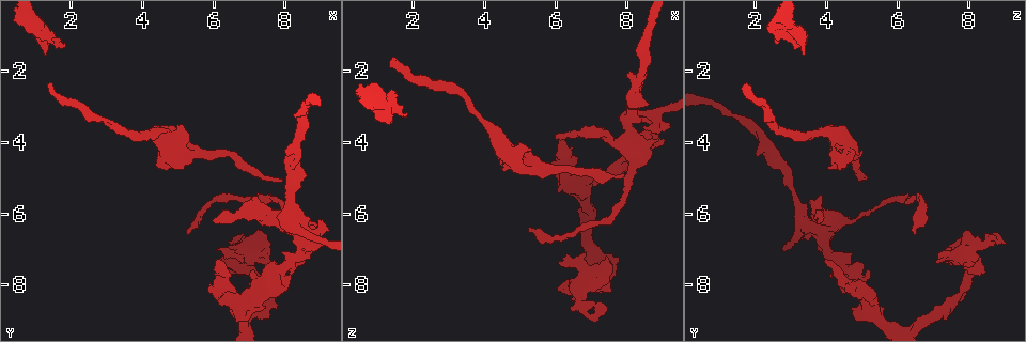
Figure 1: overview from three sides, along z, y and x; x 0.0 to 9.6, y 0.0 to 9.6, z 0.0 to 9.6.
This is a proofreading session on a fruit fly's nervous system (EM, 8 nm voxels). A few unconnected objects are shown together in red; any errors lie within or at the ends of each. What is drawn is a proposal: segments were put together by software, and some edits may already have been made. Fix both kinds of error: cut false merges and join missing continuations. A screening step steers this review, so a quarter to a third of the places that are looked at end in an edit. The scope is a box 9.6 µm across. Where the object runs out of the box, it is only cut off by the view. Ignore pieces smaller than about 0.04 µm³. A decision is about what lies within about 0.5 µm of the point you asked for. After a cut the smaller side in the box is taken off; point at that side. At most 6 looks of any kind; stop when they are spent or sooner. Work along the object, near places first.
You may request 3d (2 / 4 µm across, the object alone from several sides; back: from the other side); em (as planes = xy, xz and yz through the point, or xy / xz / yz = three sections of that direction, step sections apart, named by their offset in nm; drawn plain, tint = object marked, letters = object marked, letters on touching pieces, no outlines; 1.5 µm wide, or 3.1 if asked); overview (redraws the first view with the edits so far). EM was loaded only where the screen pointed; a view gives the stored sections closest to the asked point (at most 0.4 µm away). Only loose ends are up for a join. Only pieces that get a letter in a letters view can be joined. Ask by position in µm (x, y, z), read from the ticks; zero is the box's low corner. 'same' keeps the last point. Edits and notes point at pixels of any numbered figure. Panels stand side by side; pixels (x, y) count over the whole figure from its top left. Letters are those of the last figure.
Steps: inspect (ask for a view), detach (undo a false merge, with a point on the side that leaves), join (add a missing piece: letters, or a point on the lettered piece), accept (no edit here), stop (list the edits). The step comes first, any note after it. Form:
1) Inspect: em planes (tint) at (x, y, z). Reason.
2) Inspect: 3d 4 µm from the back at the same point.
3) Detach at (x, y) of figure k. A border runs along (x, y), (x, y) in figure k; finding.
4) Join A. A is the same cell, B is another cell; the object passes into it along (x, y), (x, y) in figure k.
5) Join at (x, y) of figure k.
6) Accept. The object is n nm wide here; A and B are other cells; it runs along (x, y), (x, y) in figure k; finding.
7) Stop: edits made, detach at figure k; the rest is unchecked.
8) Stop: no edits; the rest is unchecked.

Inspect: 3d 4 µm at (7.50, 6.65, 7.95). Branch stops here.

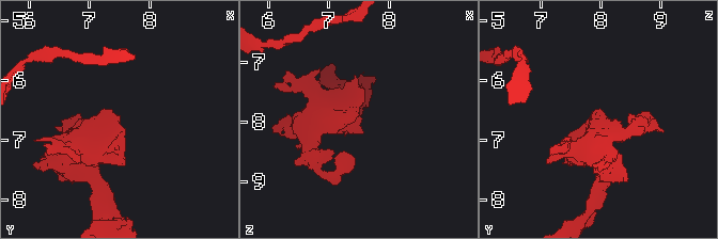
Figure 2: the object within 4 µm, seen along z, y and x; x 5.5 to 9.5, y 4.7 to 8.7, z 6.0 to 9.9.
Inspect: em xy step 4 (plain) at (7.45, 6.60, 7.95).

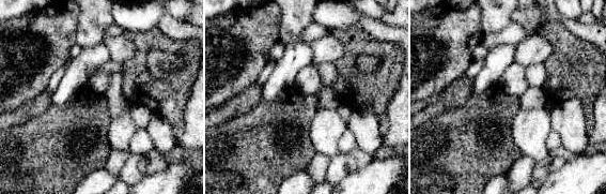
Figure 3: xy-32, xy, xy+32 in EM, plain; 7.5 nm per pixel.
Inspect: em xy step 4 (letters) at the same point.

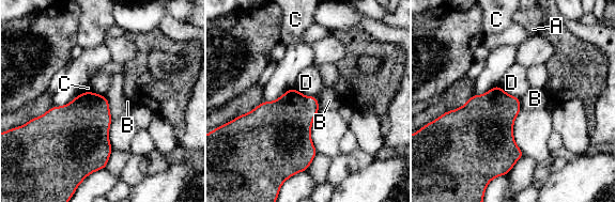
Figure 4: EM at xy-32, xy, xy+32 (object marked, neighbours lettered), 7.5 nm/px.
Accept. The object is 260 nm wide here; A, B, C and D are other cells; a border runs along (519, 98), (519, 107), (522, 110) in figure 4; none of them fits.

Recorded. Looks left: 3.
Inspect: em xy step 8 (tint) at (7.85, 7.55, 4.55). Thin neck.

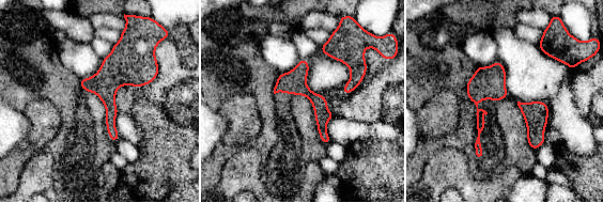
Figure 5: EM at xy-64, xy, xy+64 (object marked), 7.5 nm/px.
Inspect: em planes (letters) at the same point.

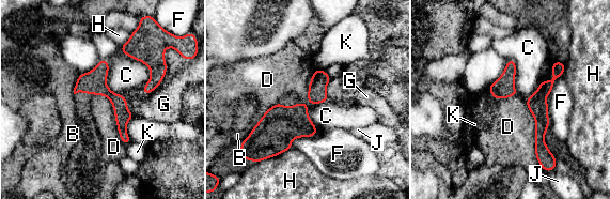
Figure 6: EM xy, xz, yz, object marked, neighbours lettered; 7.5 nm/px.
Accept. B, C, D, F, G, H, J and K are other cells; one neuron here.

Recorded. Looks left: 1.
Inspect: em planes (letters) at (8.00, 6.20, 3.30).

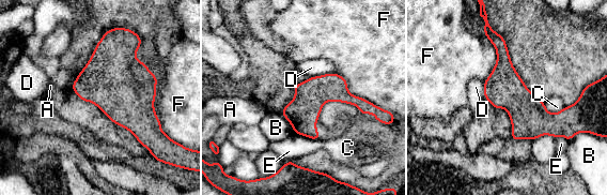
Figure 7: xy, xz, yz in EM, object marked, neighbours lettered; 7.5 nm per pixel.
Accept. A, B, C, D, E and F are other cells; it runs along (497, 38), (503, 80), (564, 132) in figure 7; all the same neuron.

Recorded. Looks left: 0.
Stop: no edits; the rest is unchecked.

